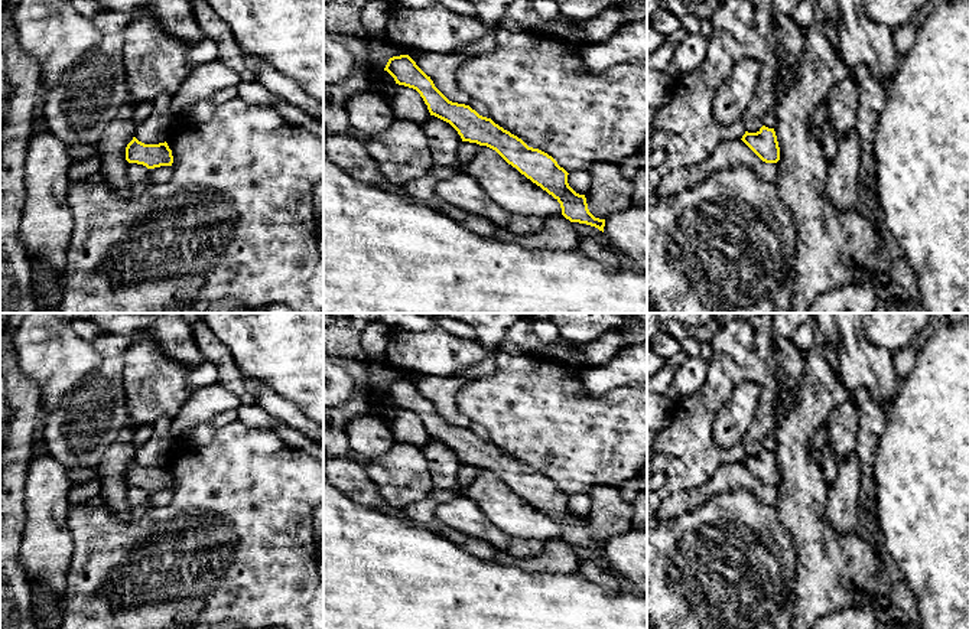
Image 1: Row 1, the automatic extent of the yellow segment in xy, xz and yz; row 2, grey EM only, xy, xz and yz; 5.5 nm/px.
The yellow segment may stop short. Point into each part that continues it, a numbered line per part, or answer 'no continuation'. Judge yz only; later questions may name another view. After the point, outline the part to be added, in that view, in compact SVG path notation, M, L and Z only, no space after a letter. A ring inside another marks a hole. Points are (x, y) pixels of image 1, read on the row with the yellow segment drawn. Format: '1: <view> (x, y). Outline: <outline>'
no continuation

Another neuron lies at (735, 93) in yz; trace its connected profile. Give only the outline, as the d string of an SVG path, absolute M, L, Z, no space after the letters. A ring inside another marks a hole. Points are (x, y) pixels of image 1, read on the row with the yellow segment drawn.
M742 59L734 66L713 98L713 115L719 123L731 124L741 118L754 97L760 74L761 65L755 59Z

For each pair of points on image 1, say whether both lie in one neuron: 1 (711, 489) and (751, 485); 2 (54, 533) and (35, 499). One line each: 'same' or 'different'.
1: same
2: same

